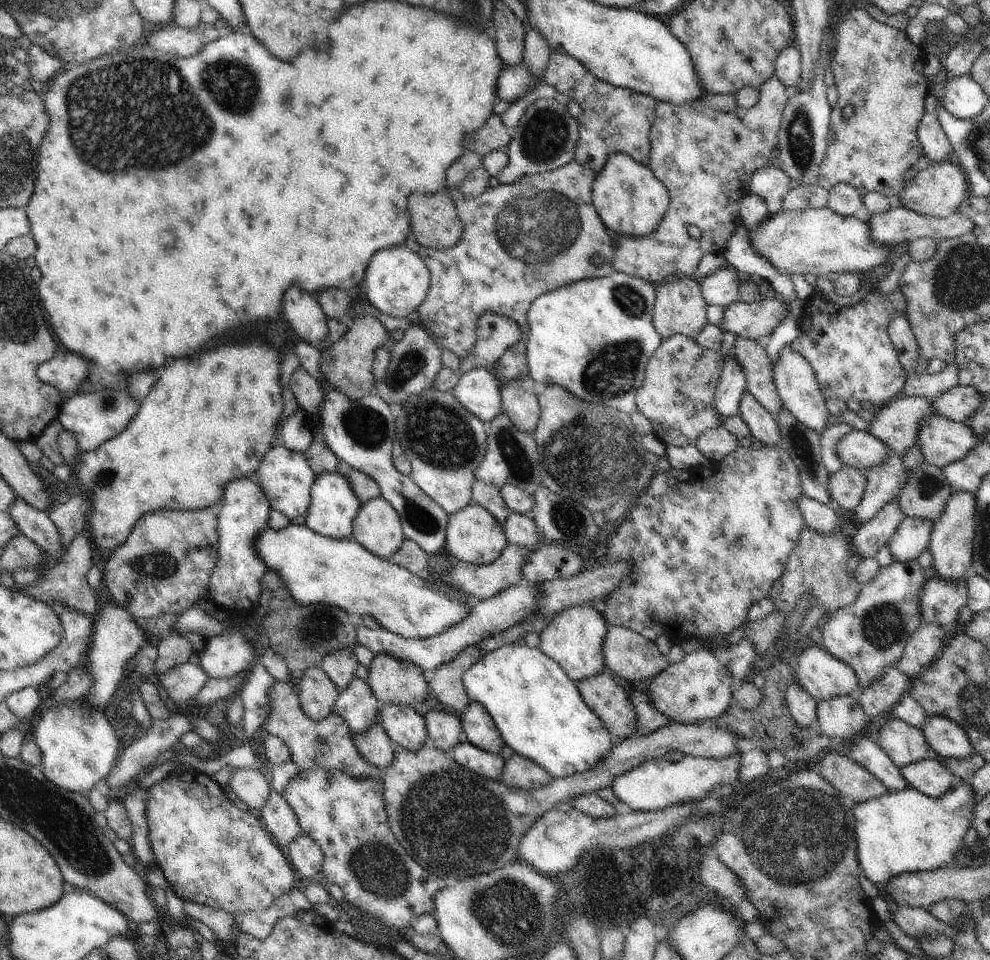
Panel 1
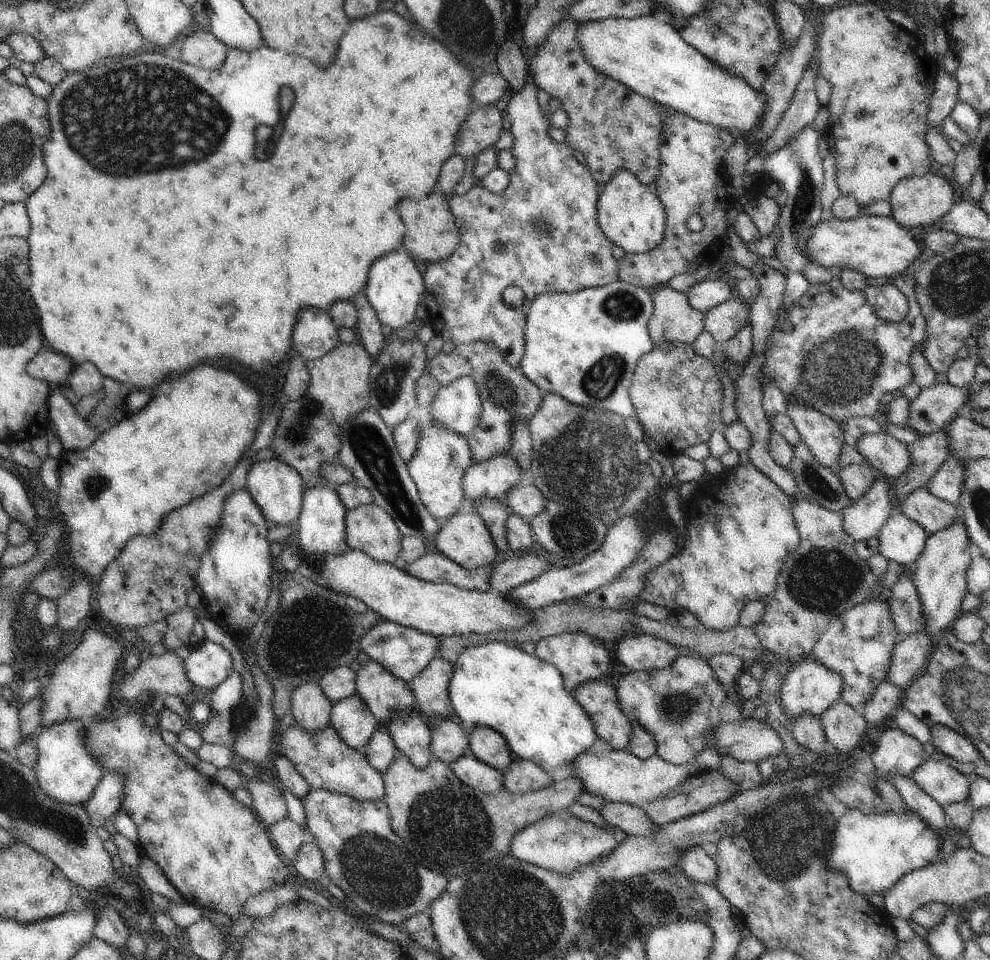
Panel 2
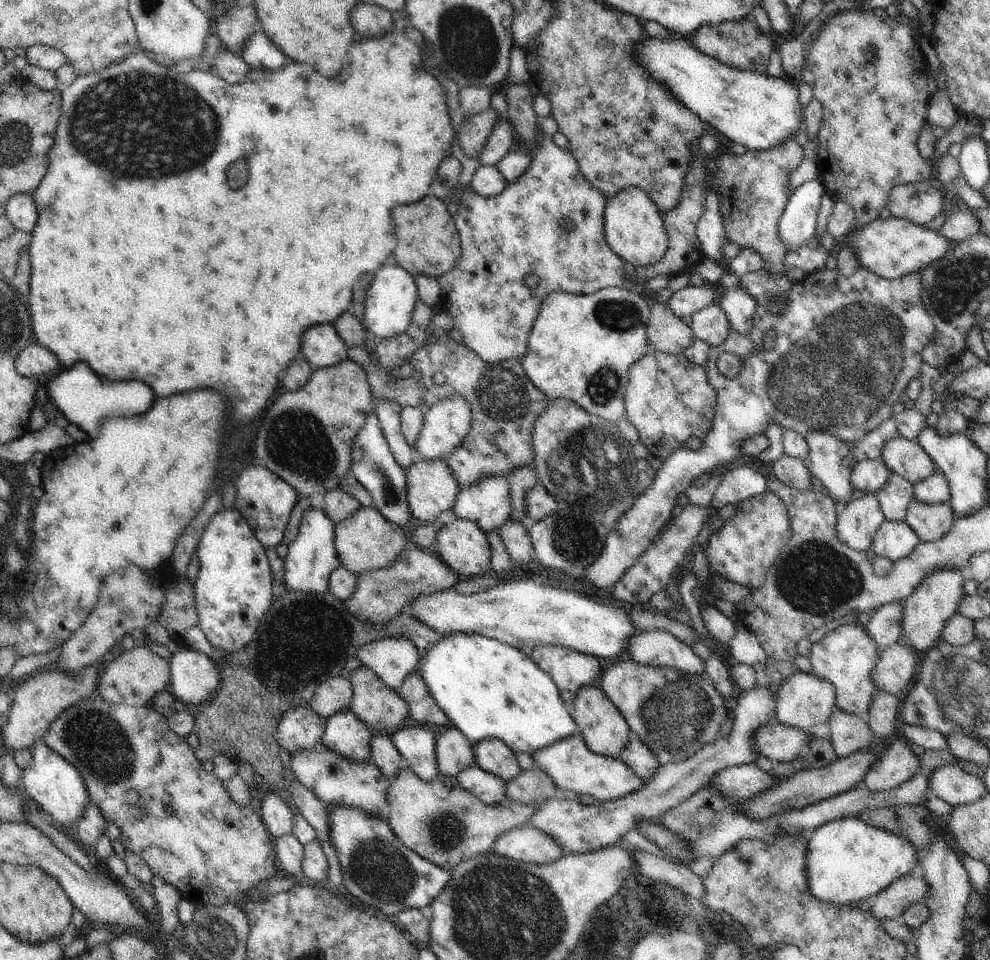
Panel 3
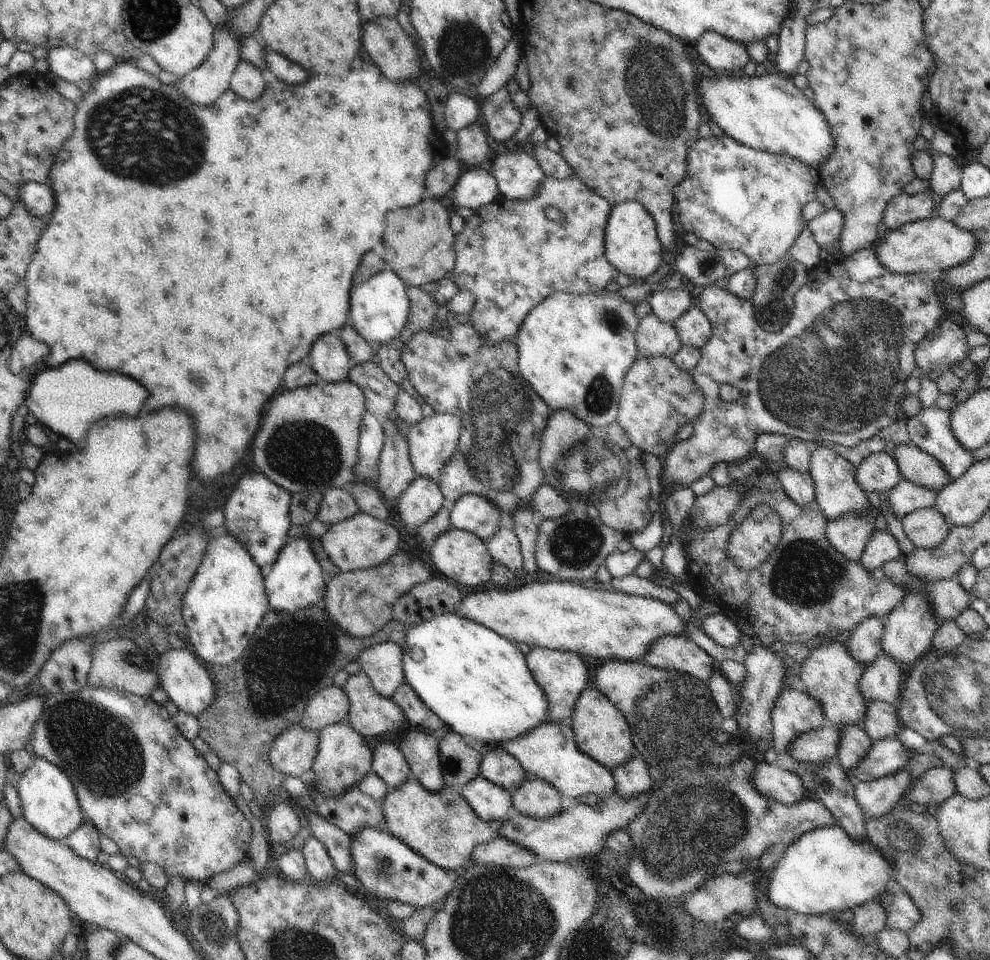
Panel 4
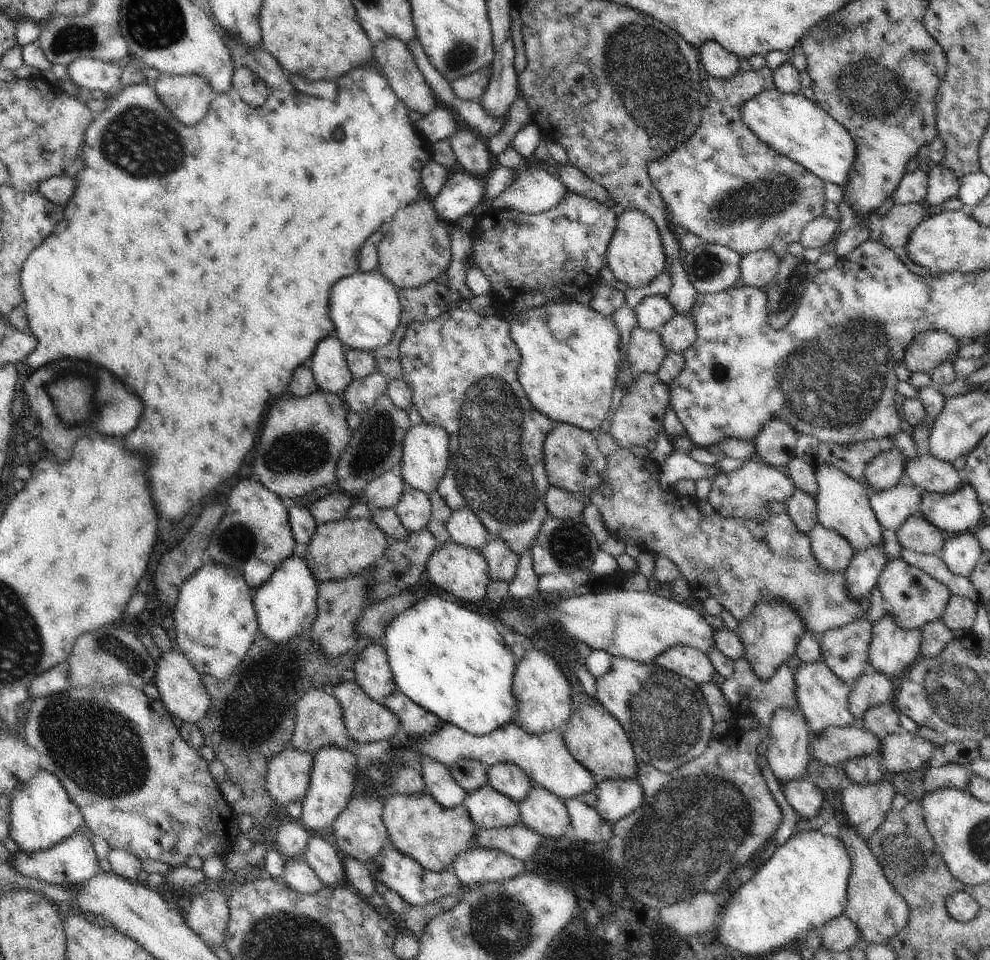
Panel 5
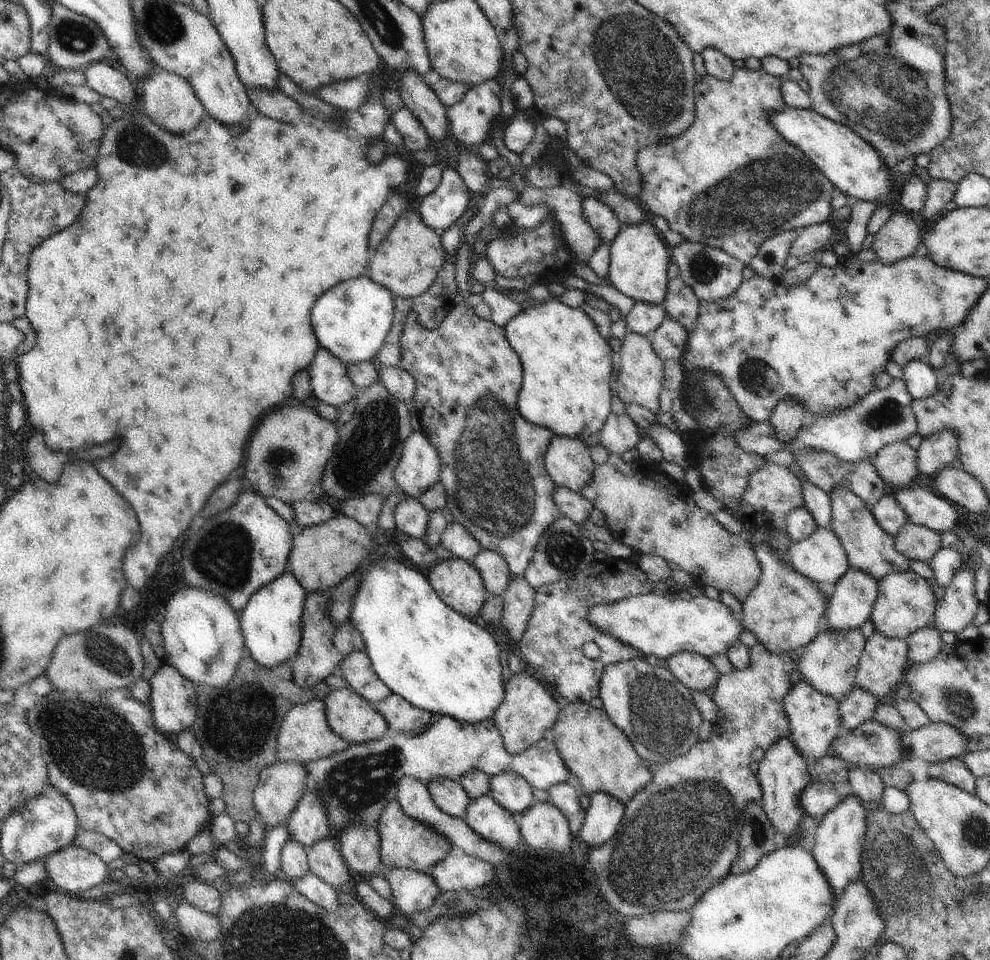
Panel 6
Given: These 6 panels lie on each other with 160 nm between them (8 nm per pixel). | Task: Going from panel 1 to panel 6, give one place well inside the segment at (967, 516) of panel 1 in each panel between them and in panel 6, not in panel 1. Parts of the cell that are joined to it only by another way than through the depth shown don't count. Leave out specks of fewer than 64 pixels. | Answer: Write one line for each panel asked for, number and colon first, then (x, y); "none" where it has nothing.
2: (940, 578)
3: (935, 601)
4: (910, 626)
5: (892, 650)
6: (882, 665)

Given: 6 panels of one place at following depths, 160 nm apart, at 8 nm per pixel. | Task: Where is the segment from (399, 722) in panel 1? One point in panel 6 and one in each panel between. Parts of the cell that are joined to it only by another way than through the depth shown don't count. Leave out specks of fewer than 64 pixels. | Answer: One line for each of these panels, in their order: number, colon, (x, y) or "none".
2: (411, 735)
3: (417, 745)
4: (421, 749)
5: (439, 782)
6: (449, 795)

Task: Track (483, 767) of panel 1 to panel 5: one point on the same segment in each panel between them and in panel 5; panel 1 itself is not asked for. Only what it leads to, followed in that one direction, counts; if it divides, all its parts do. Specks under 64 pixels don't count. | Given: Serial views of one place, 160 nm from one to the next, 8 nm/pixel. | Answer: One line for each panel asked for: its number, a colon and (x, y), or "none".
2: (470, 770)
3: (490, 789)
4: (490, 802)
5: (488, 809)

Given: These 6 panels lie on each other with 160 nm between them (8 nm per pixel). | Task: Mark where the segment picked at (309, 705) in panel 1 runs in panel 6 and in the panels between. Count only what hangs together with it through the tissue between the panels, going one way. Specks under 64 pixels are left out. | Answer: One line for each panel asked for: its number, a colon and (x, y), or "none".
2: (311, 707)
3: (301, 728)
4: (293, 752)
5: (288, 773)
6: (281, 785)

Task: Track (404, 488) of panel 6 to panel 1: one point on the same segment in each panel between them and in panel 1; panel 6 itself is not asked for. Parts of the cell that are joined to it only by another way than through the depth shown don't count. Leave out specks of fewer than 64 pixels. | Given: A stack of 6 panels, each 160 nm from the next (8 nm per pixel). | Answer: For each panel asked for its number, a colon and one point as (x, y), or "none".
1: (479, 390)
2: (457, 406)
3: (446, 422)
4: (432, 441)
5: (426, 447)

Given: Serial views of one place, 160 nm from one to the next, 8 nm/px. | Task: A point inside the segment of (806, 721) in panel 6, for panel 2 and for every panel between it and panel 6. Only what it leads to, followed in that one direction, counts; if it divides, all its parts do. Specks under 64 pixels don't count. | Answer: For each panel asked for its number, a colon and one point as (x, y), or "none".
2: (859, 644)
3: (846, 656)
4: (831, 674)
5: (823, 698)

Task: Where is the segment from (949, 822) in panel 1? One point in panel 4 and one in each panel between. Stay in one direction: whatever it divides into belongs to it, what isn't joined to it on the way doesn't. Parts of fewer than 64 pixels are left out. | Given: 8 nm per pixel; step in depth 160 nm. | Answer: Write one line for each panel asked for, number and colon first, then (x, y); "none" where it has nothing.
2: (875, 850)
3: (848, 860)
4: (825, 871)

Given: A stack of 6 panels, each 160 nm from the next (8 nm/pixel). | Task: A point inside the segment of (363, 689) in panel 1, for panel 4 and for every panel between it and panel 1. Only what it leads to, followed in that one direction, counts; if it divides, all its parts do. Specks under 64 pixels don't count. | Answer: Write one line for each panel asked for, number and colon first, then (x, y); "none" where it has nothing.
2: (352, 719)
3: (345, 734)
4: (344, 758)

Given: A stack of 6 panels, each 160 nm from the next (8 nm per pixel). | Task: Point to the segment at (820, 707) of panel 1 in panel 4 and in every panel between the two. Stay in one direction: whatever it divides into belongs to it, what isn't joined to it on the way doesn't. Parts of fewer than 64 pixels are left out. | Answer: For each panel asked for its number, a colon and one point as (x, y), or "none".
2: (844, 727)
3: (850, 733)
4: (855, 743)

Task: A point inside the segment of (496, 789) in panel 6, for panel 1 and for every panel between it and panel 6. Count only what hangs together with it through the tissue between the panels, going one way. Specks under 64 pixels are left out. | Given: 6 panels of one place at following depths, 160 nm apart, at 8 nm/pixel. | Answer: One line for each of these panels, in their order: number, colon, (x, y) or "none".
1: (479, 728)
2: (487, 744)
3: (491, 754)
4: (498, 766)
5: (508, 779)

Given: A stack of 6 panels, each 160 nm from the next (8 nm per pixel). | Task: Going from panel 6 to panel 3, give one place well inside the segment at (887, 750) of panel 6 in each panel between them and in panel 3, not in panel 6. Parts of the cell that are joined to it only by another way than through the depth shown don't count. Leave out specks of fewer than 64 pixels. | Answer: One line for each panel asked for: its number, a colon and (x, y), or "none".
3: (777, 742)
4: (815, 747)
5: (835, 745)

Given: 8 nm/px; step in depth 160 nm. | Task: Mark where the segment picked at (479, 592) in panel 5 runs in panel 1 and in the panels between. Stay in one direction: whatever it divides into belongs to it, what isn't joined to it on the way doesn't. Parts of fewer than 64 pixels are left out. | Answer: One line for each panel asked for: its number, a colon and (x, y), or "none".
1: (474, 535)
2: (465, 539)
3: (463, 545)
4: (463, 557)

